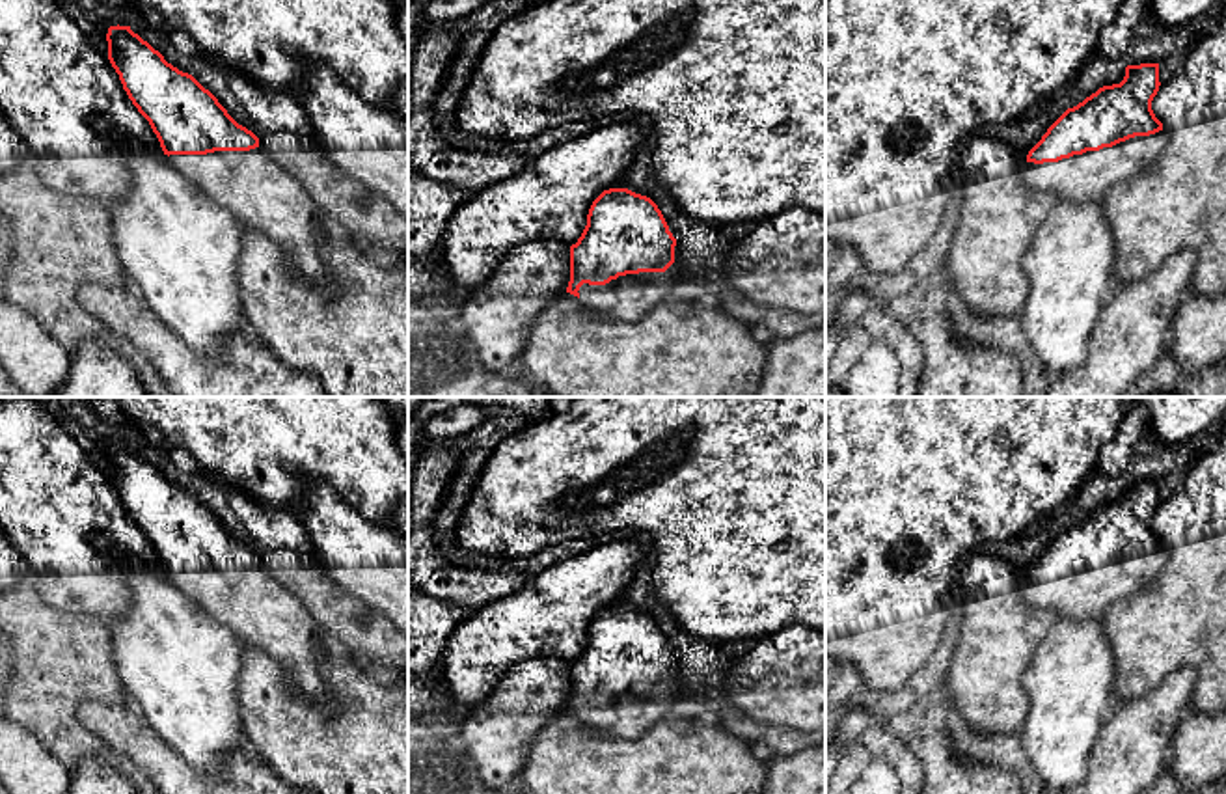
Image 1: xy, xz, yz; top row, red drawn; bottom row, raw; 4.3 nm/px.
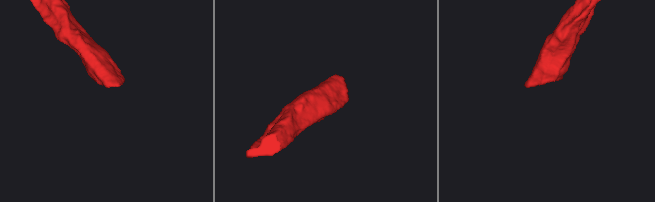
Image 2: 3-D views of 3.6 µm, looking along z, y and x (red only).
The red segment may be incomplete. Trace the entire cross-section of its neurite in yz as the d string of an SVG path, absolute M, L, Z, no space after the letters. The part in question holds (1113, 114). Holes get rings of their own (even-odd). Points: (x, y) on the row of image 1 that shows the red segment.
M1159 63L1127 65L1120 84L1103 86L1077 106L1068 108L1028 151L1019 170L1025 185L1055 194L1058 201L1103 201L1116 183L1148 170L1166 145L1163 123L1151 110L1159 86Z

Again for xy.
M110 26L108 60L138 112L149 121L168 160L212 201L225 207L238 226L259 231L281 248L291 267L317 283L330 281L320 255L320 237L330 222L302 183L259 147L259 138L238 125L218 99L192 75L164 60L130 26Z

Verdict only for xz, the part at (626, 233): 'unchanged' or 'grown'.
grown

